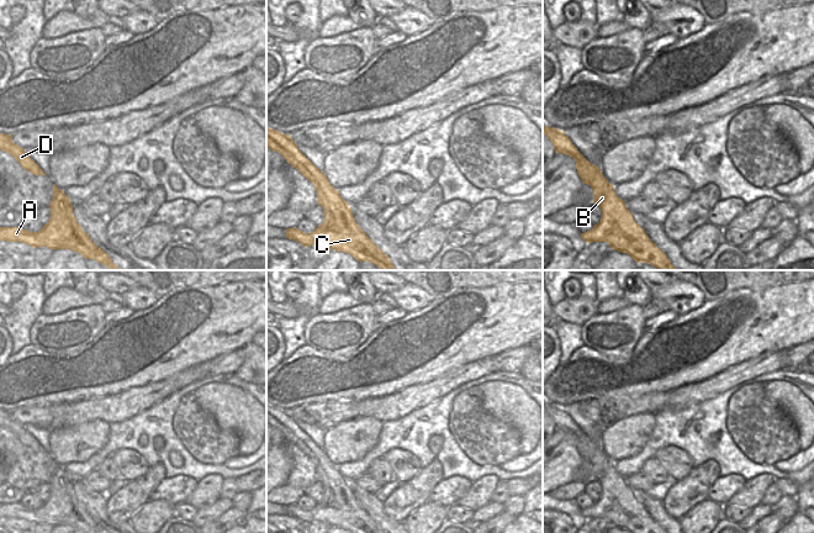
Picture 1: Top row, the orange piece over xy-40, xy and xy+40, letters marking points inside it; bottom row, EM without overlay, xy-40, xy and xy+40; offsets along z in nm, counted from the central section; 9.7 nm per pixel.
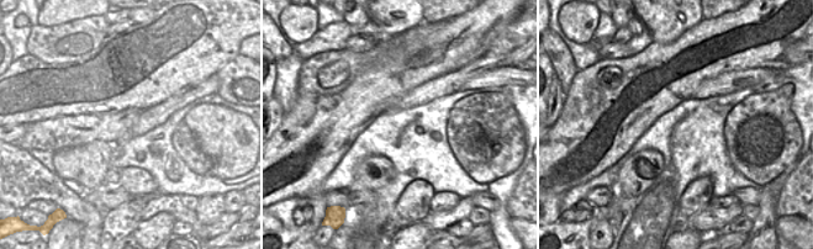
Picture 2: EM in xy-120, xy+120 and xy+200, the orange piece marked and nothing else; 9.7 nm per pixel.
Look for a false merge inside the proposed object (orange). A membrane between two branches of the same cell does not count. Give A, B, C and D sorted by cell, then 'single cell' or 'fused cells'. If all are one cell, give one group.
groups A B C D; single cell

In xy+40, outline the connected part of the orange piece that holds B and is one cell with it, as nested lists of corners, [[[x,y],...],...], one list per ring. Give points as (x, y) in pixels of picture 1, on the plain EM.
[[[545,402],[543,410],[551,417],[556,429],[567,431],[576,437],[578,453],[583,460],[592,464],[592,479],[602,487],[601,497],[592,506],[581,510],[582,516],[586,519],[607,518],[612,526],[630,533],[666,533],[635,498],[633,490],[617,473],[613,461],[603,453],[601,445],[577,427],[565,408]]]

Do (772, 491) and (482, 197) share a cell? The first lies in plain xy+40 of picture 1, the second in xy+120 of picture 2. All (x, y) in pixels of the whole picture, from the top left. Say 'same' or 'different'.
different

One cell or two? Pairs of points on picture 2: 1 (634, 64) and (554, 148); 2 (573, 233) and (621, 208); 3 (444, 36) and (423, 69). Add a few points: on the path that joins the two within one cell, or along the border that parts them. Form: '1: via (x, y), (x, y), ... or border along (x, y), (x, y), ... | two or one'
1: via (623, 86), (576, 133) | one
2: via (585, 228), (601, 213), (608, 212) | one
3: border along (404, 47), (418, 57), (444, 53), (455, 68) | two

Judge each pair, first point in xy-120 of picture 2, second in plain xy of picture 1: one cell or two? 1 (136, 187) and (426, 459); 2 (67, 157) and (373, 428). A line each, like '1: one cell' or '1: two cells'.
1: two cells
2: one cell

